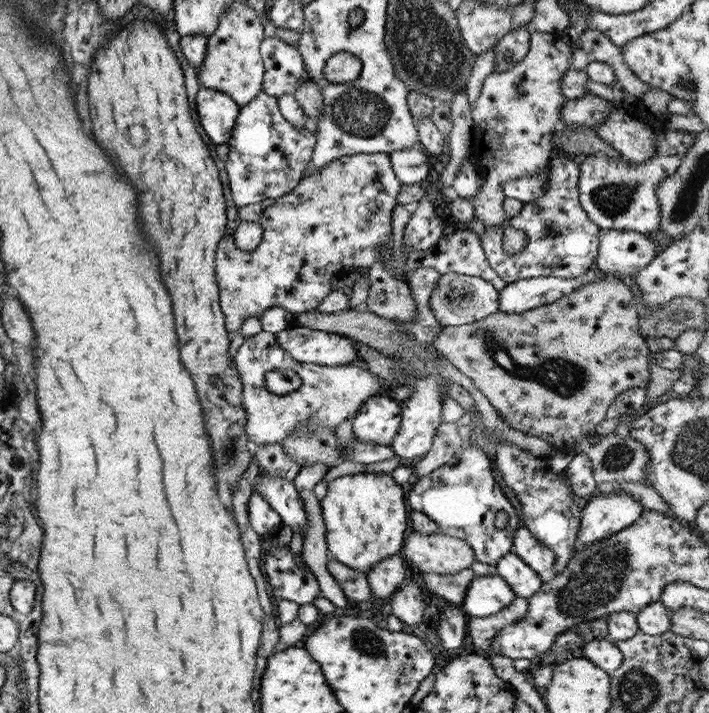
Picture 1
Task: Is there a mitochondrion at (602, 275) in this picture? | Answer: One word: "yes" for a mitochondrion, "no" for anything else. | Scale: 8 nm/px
no

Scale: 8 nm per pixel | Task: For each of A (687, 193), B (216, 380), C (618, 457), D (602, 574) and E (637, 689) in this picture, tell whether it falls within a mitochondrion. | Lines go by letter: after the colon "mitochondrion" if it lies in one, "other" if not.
A: mitochondrion
B: other
C: mitochondrion
D: mitochondrion
E: mitochondrion

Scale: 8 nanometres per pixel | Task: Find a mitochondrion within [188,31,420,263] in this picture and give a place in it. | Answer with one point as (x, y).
(363, 114)

